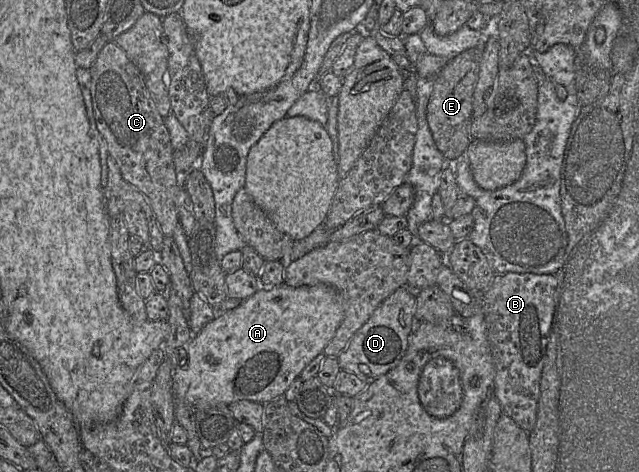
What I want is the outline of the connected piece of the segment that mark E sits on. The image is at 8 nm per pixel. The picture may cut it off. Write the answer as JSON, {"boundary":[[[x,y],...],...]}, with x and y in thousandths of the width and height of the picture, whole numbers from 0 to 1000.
{"boundary":[[[756,97],[732,104],[703,127],[679,163],[667,248],[682,311],[701,341],[714,341],[728,328],[737,301],[740,195],[748,169],[754,119]]]}

